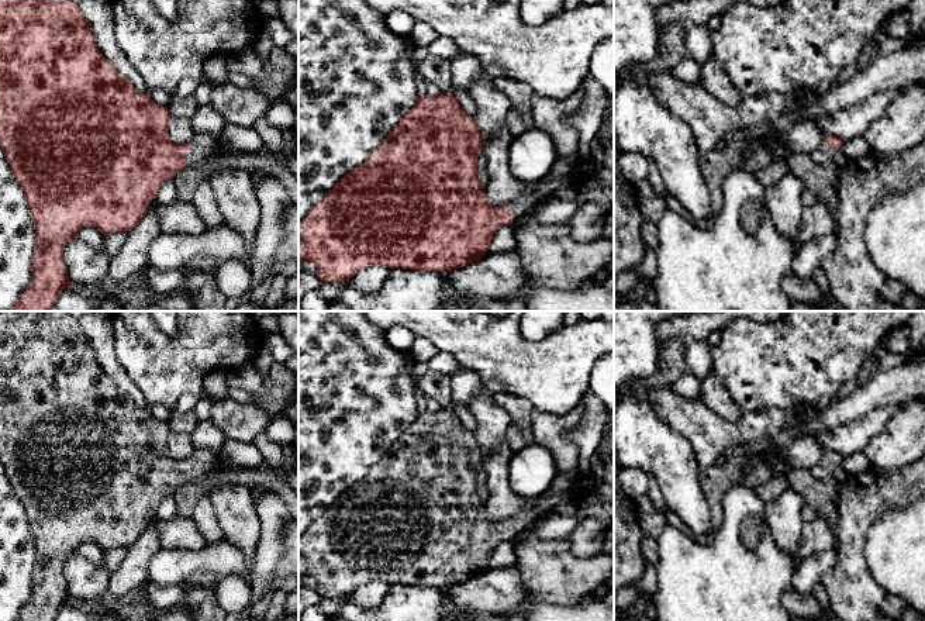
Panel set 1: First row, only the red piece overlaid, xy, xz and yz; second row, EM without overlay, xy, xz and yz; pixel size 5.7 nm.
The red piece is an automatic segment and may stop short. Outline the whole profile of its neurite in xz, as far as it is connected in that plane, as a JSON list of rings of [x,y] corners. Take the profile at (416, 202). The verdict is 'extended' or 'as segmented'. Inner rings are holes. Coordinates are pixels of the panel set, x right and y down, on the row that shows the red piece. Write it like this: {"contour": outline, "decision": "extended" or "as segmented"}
{"contour": [[[452,92],[439,93],[434,97],[425,97],[421,94],[414,107],[400,120],[398,124],[394,125],[384,141],[367,156],[367,159],[348,172],[341,180],[338,180],[338,183],[325,194],[325,197],[320,203],[317,203],[311,208],[311,211],[298,222],[298,262],[313,262],[317,266],[317,277],[322,283],[332,284],[344,283],[359,270],[373,265],[383,265],[390,269],[405,268],[408,270],[420,272],[446,272],[458,268],[465,268],[486,255],[494,234],[500,228],[522,220],[528,211],[532,211],[539,203],[550,199],[559,187],[570,187],[576,192],[581,192],[584,190],[584,186],[591,176],[604,172],[601,166],[601,156],[597,153],[597,148],[593,144],[591,153],[589,156],[583,156],[579,152],[570,156],[563,156],[570,159],[573,163],[573,169],[567,175],[553,179],[543,177],[539,182],[535,182],[529,189],[524,190],[510,203],[496,207],[490,204],[484,192],[484,184],[477,179],[477,158],[482,153],[483,138],[480,135],[479,125],[476,120],[463,110],[462,104],[456,100]]], "decision": "extended"}

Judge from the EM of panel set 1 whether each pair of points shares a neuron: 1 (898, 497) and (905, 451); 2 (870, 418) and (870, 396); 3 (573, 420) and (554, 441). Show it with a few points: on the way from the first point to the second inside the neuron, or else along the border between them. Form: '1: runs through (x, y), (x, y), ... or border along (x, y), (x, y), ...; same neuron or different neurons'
1: border along (910, 463), (891, 469), (872, 466); different neurons
2: border along (900, 402), (873, 407), (841, 425); different neurons
3: runs through (568, 424), (556, 435); same neuron

